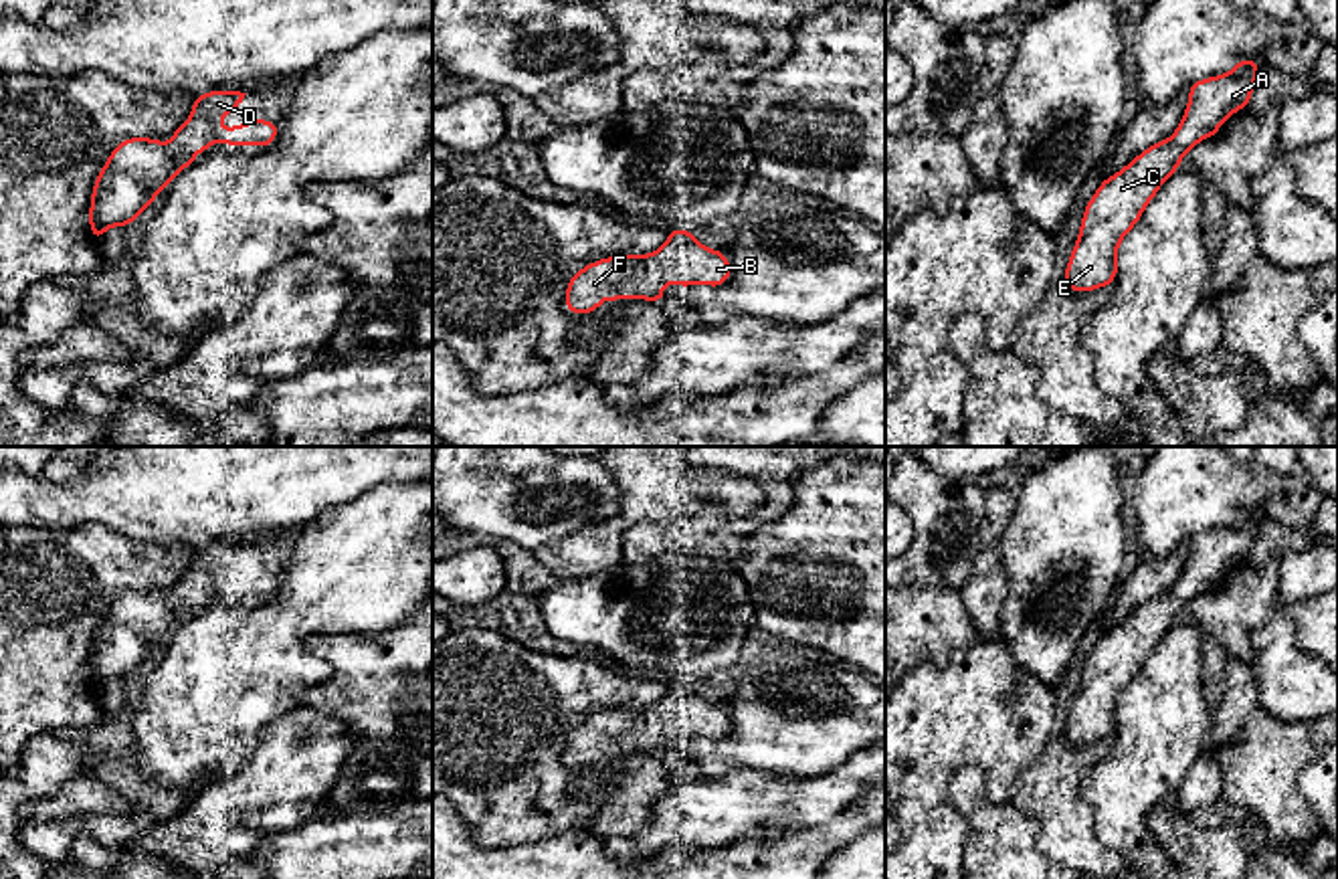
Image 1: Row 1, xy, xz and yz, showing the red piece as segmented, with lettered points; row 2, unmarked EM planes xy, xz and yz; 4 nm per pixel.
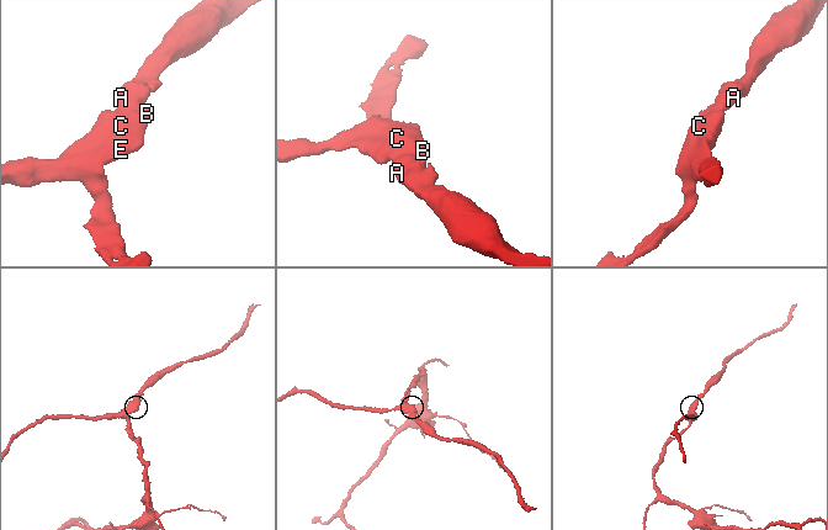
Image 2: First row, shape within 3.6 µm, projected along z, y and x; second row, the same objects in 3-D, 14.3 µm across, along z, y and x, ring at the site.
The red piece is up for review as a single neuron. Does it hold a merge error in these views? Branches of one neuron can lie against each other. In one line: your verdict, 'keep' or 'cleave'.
keep

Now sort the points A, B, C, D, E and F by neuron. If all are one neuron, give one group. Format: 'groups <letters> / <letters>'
groups A B C D E F

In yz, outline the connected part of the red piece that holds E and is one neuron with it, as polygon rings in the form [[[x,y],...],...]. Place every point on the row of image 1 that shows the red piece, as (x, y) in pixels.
[[[1239,59],[1219,75],[1194,81],[1174,133],[1146,148],[1102,180],[1087,200],[1063,283],[1073,293],[1097,291],[1118,277],[1118,247],[1142,218],[1160,186],[1180,170],[1192,145],[1215,137],[1229,115],[1249,105],[1261,63]]]

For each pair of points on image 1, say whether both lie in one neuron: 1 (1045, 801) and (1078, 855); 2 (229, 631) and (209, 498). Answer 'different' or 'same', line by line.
1: same
2: different

